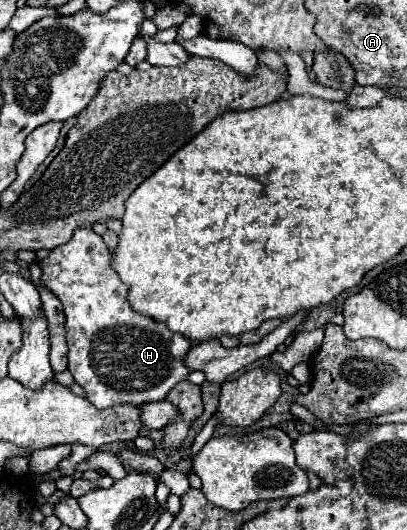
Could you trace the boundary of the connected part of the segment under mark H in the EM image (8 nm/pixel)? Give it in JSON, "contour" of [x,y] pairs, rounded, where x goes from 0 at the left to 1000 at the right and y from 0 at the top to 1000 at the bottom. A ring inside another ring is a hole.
{"contour":[[[224,430],[189,434],[174,457],[130,468],[125,479],[101,491],[101,509],[101,528],[111,532],[111,540],[155,570],[170,657],[165,694],[179,706],[184,721],[209,736],[214,755],[224,755],[238,770],[263,770],[283,762],[346,766],[361,758],[396,758],[430,725],[464,709],[459,691],[450,691],[450,668],[459,668],[469,649],[455,634],[410,623],[400,608],[346,596],[317,577],[317,540],[307,540],[292,517],[283,517],[253,449],[238,445]]]}

